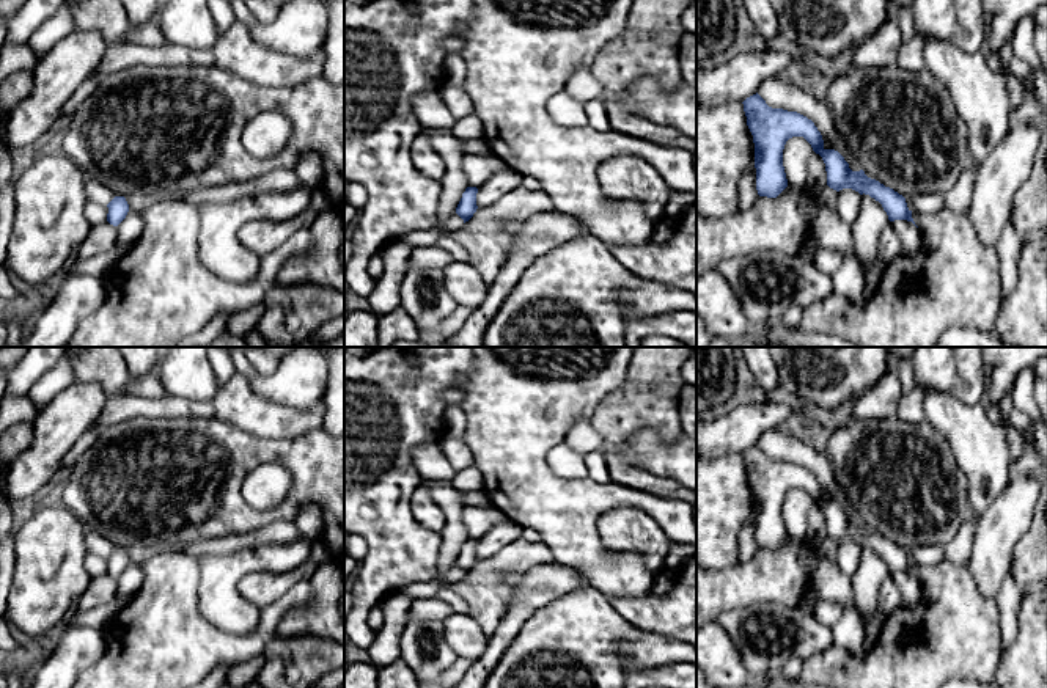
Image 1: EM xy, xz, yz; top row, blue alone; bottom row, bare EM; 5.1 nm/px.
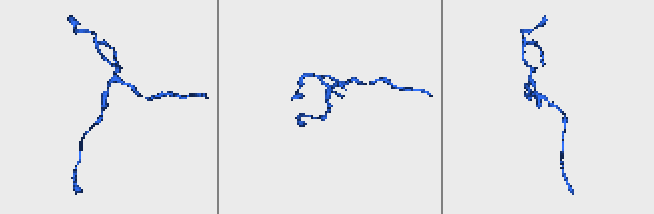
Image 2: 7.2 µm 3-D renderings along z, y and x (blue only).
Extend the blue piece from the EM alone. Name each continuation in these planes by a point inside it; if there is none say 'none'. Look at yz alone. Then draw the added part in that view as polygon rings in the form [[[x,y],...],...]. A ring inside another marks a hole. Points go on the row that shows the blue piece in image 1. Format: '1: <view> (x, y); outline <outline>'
1: yz (830, 231); outline [[[828,185],[817,195],[819,212],[811,237],[821,248],[843,253],[846,258],[855,258],[852,248],[852,223],[844,221],[836,207],[836,190]]]

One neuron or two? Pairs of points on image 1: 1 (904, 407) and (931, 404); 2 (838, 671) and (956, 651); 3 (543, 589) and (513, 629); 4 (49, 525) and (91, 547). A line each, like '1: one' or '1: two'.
1: two
2: one
3: one
4: two

